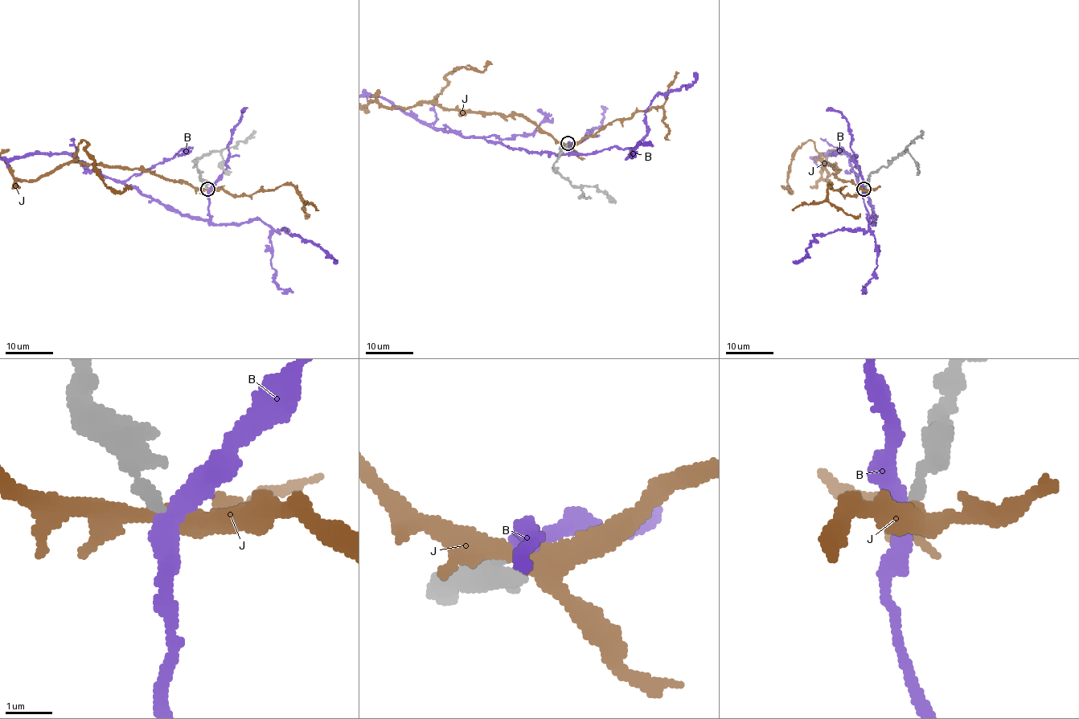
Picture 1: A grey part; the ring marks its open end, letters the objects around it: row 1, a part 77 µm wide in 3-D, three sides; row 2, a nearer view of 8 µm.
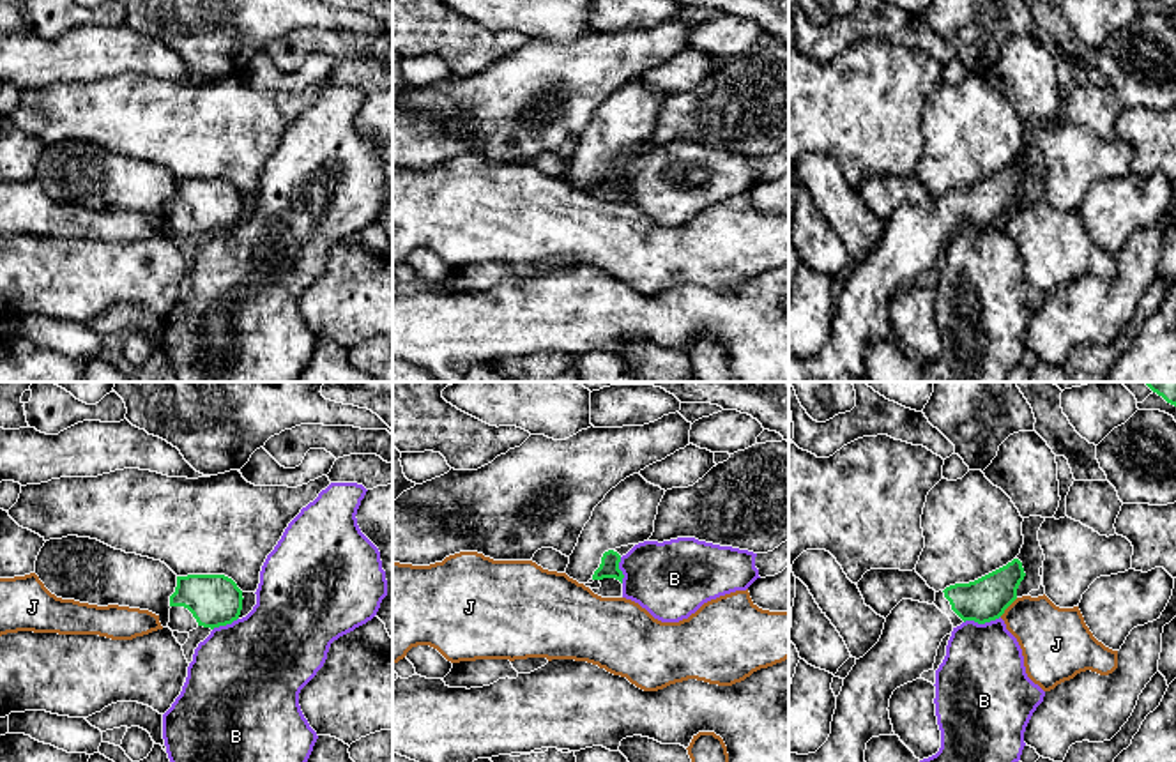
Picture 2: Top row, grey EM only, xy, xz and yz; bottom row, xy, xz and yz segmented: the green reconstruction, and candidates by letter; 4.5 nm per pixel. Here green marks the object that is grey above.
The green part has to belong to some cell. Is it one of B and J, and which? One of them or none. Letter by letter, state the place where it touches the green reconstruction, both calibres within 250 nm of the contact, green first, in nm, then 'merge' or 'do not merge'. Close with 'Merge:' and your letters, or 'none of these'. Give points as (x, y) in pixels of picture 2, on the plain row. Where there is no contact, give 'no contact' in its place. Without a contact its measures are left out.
B: contact yz (982, 227); calibres 200 and 400 nm; do not merge
J: contact yz (1008, 209); calibres 200 and 280 nm; do not merge
Merge: none of these

